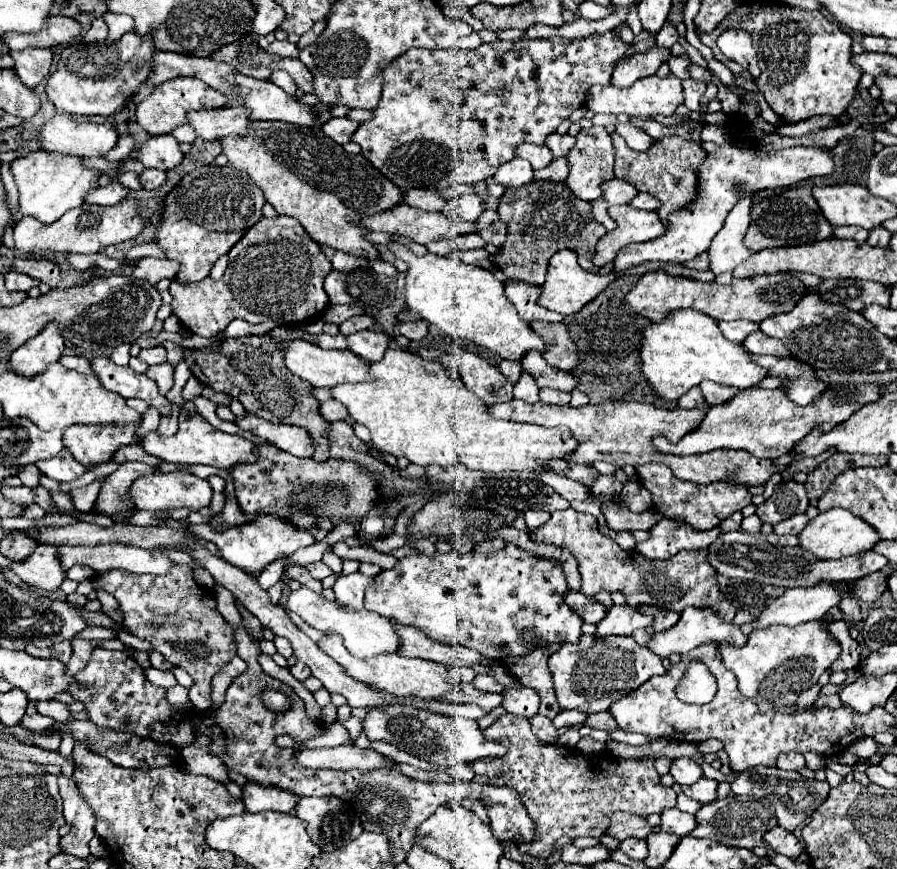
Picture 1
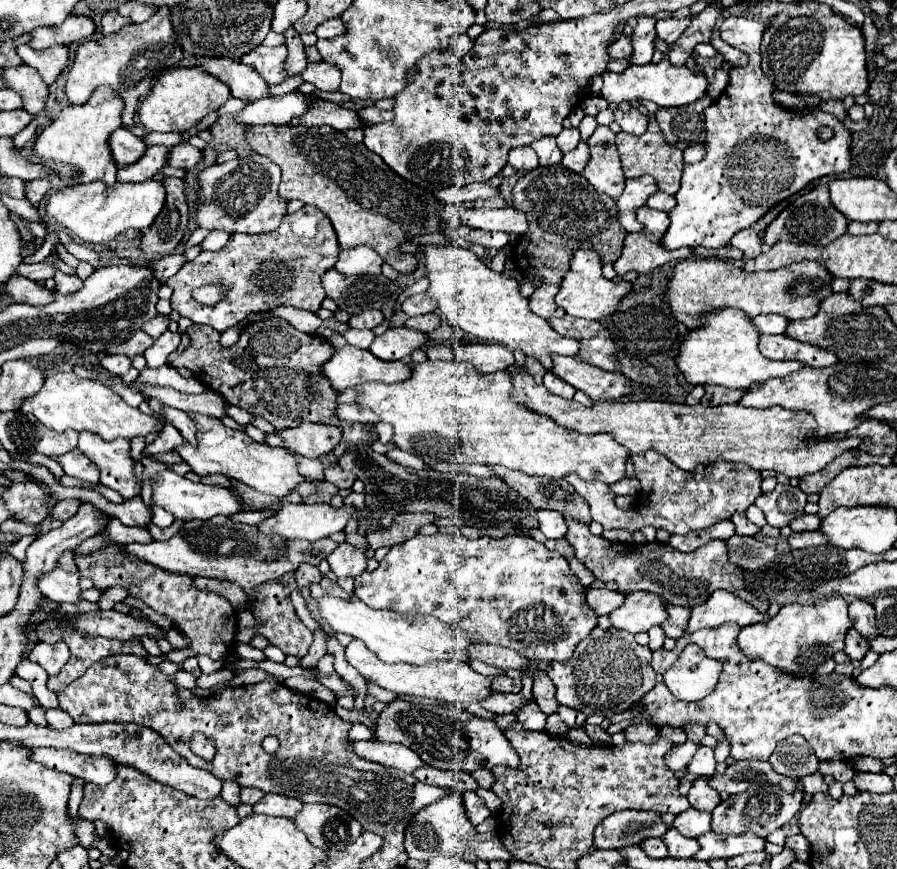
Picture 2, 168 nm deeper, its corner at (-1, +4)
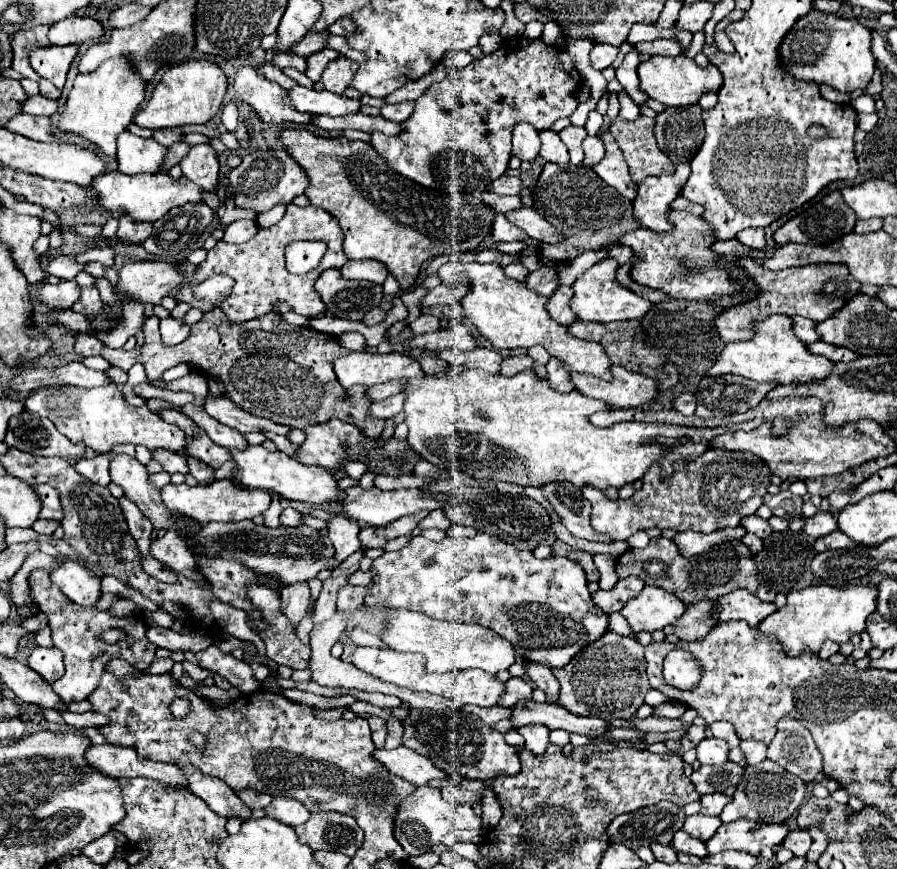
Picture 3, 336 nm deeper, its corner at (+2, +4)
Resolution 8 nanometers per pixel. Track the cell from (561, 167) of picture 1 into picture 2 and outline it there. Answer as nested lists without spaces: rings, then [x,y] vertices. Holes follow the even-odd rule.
[[[582,140],[570,154],[566,154],[564,156],[564,160],[562,160],[562,164],[564,166],[568,166],[572,172],[582,172],[584,168],[586,168],[586,164],[590,162],[588,160],[590,158],[590,150],[588,150],[588,142],[586,140]]]

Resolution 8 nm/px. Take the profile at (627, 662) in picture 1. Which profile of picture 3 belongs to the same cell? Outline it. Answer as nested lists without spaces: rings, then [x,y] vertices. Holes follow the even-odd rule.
[[[611,630],[595,640],[595,644],[583,648],[571,664],[555,668],[553,674],[561,684],[559,704],[563,708],[579,716],[597,716],[601,720],[631,718],[651,688],[645,672],[643,646],[635,638],[621,636]]]

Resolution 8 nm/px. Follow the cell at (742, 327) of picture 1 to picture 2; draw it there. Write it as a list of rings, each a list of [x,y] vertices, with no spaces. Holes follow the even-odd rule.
[[[756,316],[754,318],[754,326],[762,332],[762,334],[786,334],[788,330],[788,318],[784,316]]]

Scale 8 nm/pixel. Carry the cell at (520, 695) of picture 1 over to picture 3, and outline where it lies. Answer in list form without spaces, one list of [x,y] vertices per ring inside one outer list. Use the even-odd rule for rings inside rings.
[[[527,724],[525,728],[519,728],[519,734],[525,738],[525,746],[535,752],[543,754],[549,744],[549,728],[543,728],[541,724]]]

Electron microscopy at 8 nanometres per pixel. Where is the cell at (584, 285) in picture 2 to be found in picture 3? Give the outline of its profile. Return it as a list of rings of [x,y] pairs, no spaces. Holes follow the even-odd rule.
[[[607,258],[607,260],[601,260],[597,264],[593,264],[581,278],[577,278],[573,282],[573,286],[571,286],[573,288],[573,298],[569,300],[569,306],[571,306],[571,310],[575,312],[575,316],[579,320],[609,324],[609,322],[615,322],[615,320],[639,318],[651,308],[651,302],[643,300],[641,296],[637,296],[635,292],[631,292],[627,288],[621,288],[615,282],[617,268],[619,268],[617,260],[615,258]]]

